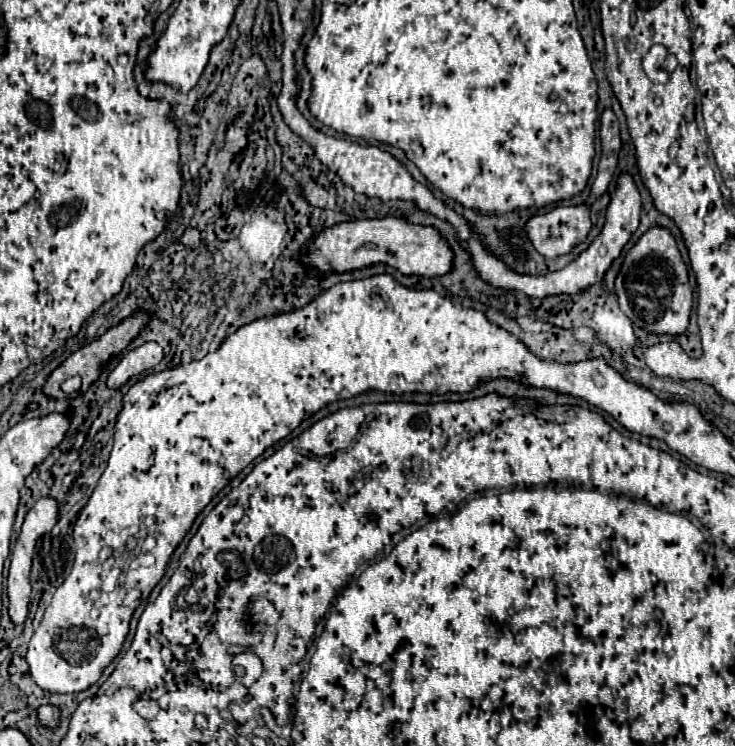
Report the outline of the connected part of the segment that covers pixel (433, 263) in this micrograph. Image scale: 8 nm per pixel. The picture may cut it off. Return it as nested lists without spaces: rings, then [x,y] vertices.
[[[386,216],[382,220],[342,222],[328,230],[322,230],[314,236],[310,248],[300,256],[300,260],[322,272],[346,272],[384,262],[398,268],[402,274],[418,274],[430,278],[444,276],[452,270],[454,252],[448,240],[434,226],[412,224],[406,218]]]

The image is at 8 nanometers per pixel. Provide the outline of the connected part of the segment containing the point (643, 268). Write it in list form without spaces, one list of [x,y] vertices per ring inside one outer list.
[[[654,226],[646,230],[626,252],[616,276],[616,296],[620,310],[636,326],[654,334],[678,336],[686,332],[692,310],[692,286],[688,282],[688,268],[668,228]]]

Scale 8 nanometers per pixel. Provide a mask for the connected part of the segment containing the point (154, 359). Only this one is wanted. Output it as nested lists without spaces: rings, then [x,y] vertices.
[[[146,342],[140,348],[128,352],[120,364],[110,372],[108,376],[108,386],[110,388],[120,388],[122,384],[126,384],[130,378],[154,368],[156,364],[160,364],[162,360],[162,348],[158,342]]]

